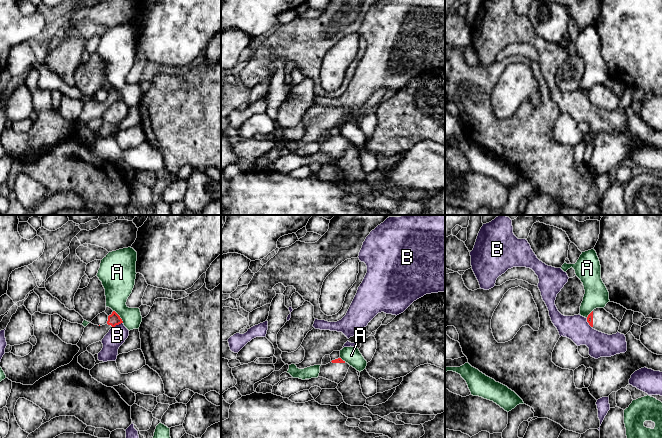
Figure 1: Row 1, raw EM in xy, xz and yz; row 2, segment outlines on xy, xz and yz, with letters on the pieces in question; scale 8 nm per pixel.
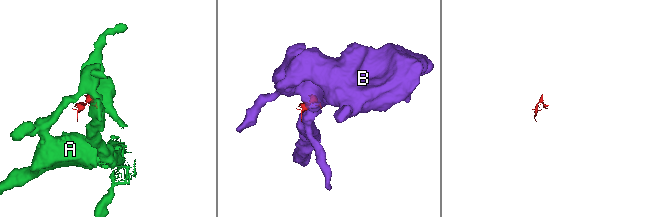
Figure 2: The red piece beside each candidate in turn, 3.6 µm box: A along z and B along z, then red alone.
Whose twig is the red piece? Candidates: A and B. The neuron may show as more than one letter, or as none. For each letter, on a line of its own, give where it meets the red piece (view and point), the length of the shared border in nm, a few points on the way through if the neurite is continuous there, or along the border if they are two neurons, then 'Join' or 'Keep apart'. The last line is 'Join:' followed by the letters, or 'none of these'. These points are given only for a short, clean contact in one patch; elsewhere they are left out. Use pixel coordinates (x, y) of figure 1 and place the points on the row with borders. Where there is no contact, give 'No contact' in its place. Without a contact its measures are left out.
A: Touches red at xy (119, 316). Shared border 130 nm. Boundary: xy (113, 310), (123, 322). Keep apart
B: Touches red at xy (117, 324). Shared border 100 nm. Boundary: xy (122, 322), (112, 327). Keep apart
Join: none of these

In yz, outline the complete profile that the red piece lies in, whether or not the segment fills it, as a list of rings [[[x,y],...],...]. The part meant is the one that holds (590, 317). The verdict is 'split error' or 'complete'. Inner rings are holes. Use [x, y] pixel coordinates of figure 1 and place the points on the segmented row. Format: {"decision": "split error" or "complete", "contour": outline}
{"decision": "split error", "contour": [[[604,308],[594,309],[587,317],[589,325],[602,333],[612,335],[619,330],[620,322]]]}

